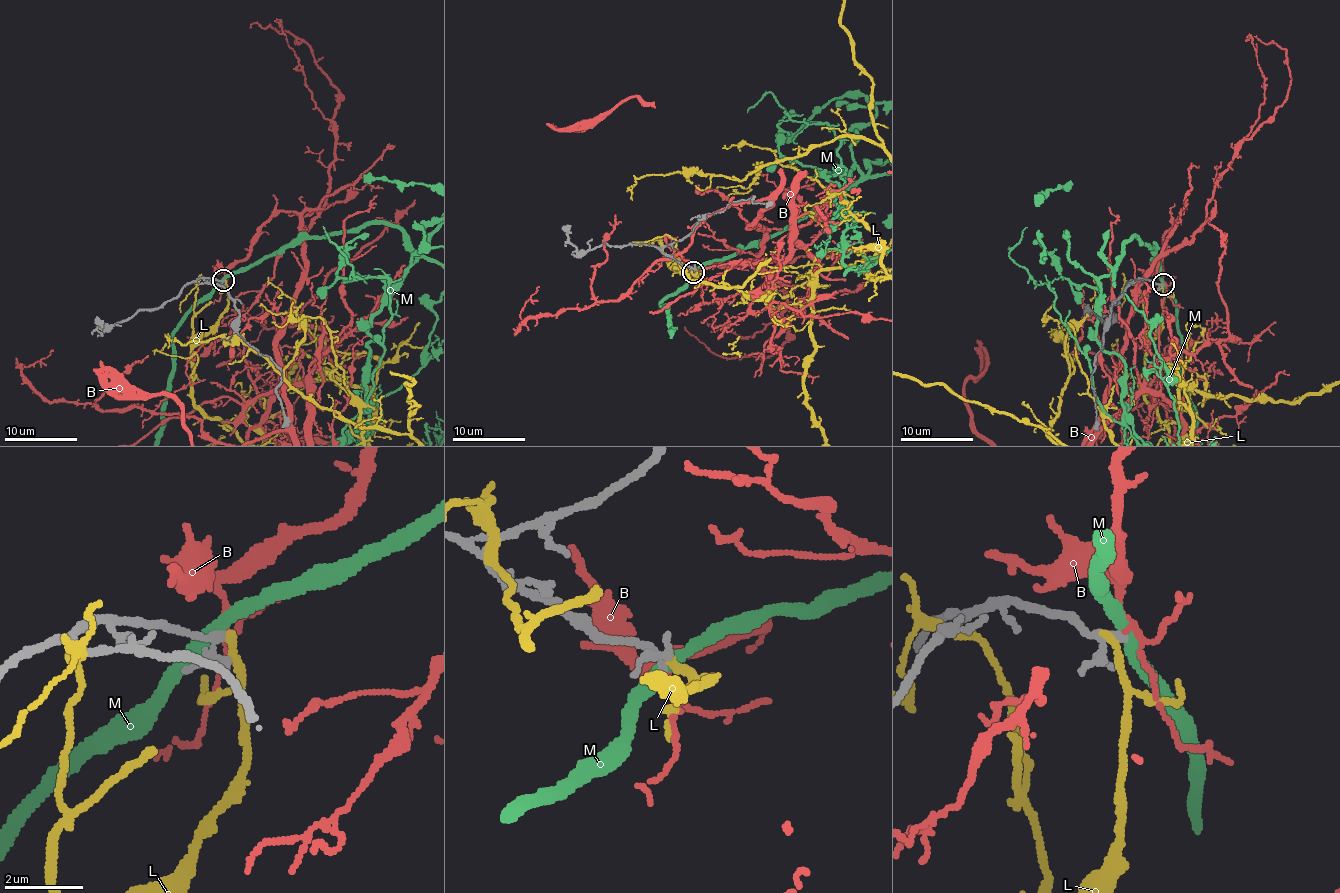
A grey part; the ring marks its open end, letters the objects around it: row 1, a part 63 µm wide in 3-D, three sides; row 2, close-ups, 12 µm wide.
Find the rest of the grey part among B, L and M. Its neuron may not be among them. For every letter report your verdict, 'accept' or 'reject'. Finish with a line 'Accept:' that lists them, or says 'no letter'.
B: reject
L: reject
M: reject
Accept: no letter

